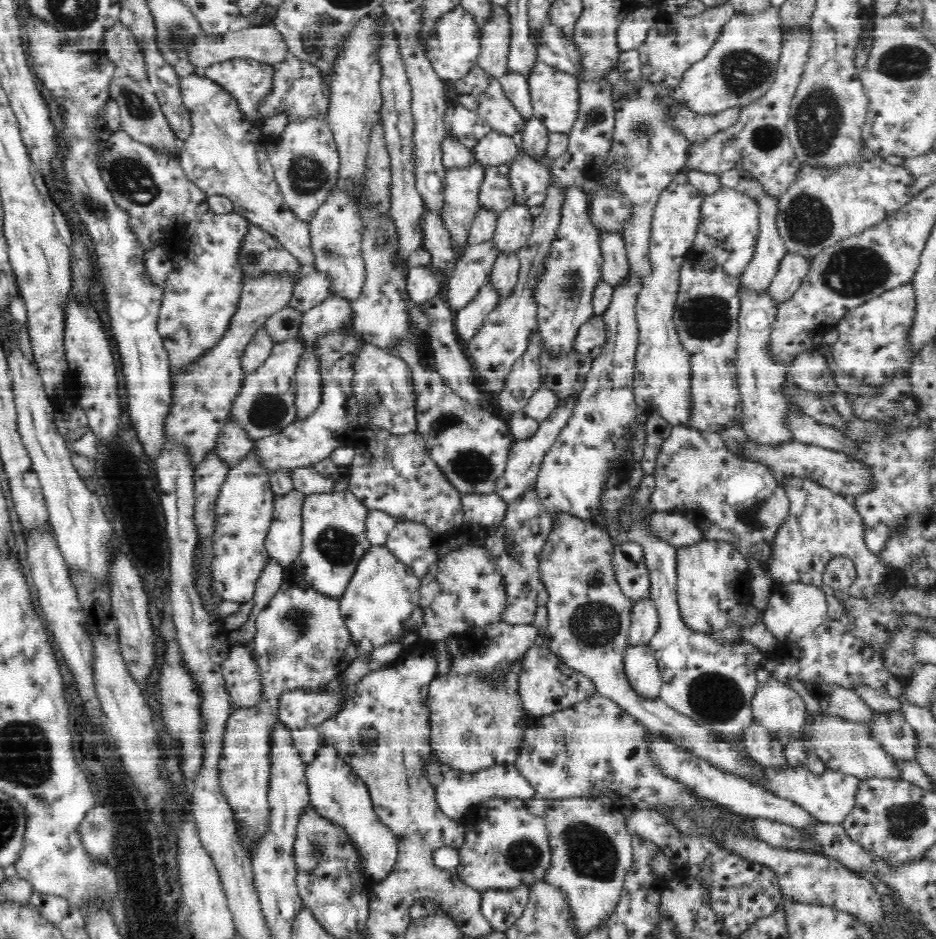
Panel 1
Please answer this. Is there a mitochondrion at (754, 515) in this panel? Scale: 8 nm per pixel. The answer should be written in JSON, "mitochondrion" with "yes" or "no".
{"mitochondrion":"yes"}

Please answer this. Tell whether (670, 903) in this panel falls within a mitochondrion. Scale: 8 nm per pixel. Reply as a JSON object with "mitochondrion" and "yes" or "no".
{"mitochondrion":"no"}

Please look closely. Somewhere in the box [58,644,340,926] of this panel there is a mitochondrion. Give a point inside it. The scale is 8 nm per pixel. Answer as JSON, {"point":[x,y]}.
{"point":[317,846]}

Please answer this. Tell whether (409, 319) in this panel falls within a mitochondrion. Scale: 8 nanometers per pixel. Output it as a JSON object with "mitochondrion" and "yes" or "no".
{"mitochondrion":"no"}

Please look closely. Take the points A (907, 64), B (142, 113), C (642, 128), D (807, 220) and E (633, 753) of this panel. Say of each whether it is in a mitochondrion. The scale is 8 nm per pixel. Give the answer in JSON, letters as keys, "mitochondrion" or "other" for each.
{"A":"mitochondrion","B":"mitochondrion","C":"mitochondrion","D":"mitochondrion","E":"other"}

